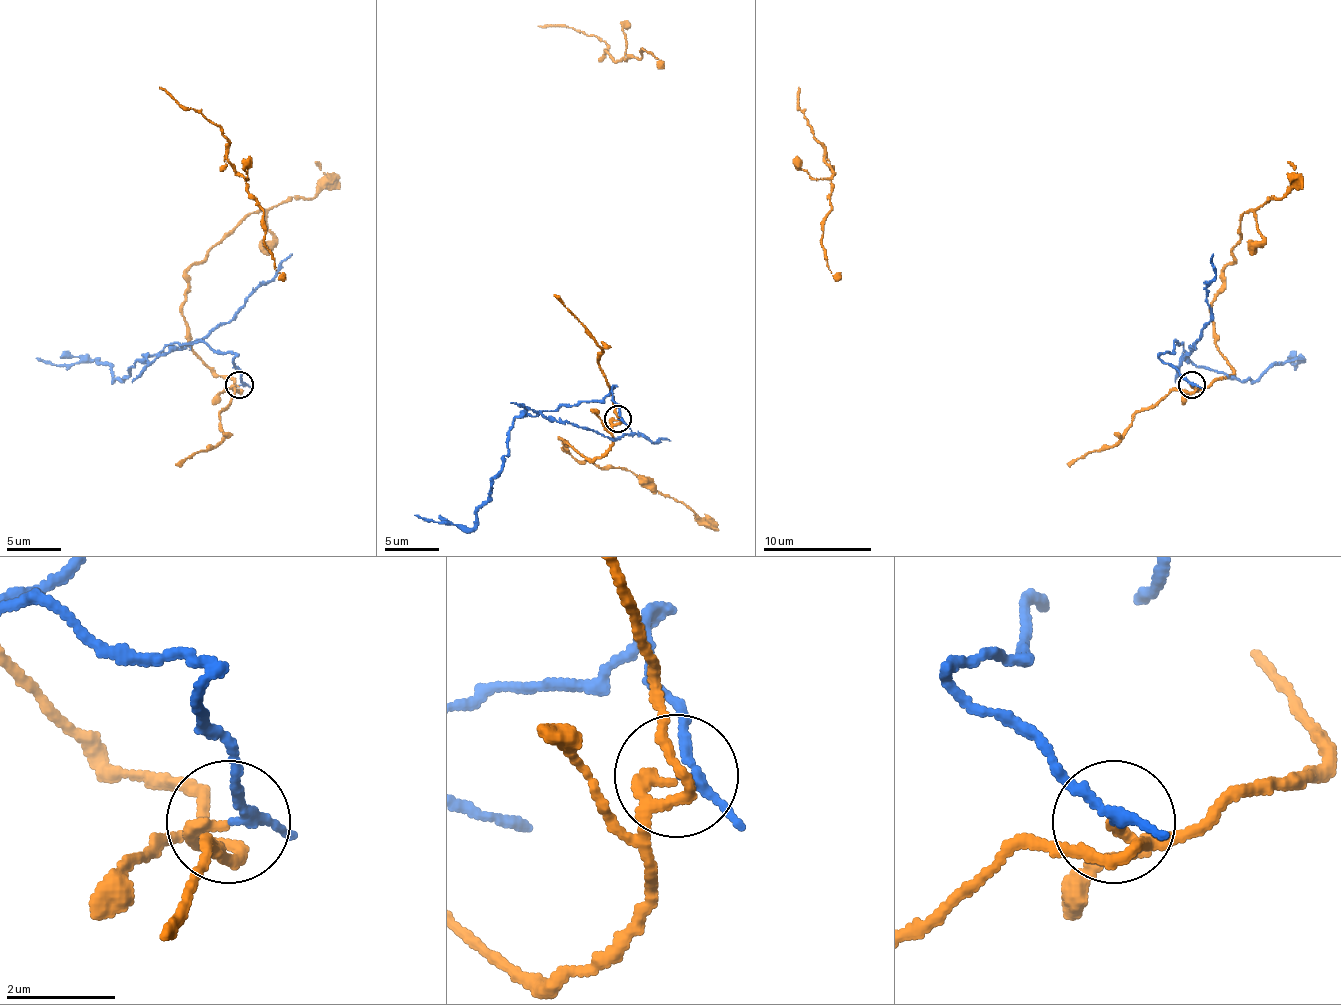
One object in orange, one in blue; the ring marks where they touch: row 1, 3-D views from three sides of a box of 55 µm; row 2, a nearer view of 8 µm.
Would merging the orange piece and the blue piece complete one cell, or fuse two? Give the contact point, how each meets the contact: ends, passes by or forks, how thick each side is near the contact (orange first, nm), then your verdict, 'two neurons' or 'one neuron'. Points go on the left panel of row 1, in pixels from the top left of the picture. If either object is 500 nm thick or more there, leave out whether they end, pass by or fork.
at (239, 385); orange passes by; blue passes by; 170 nm thick on the orange side, 150 nm on the other; two neurons

